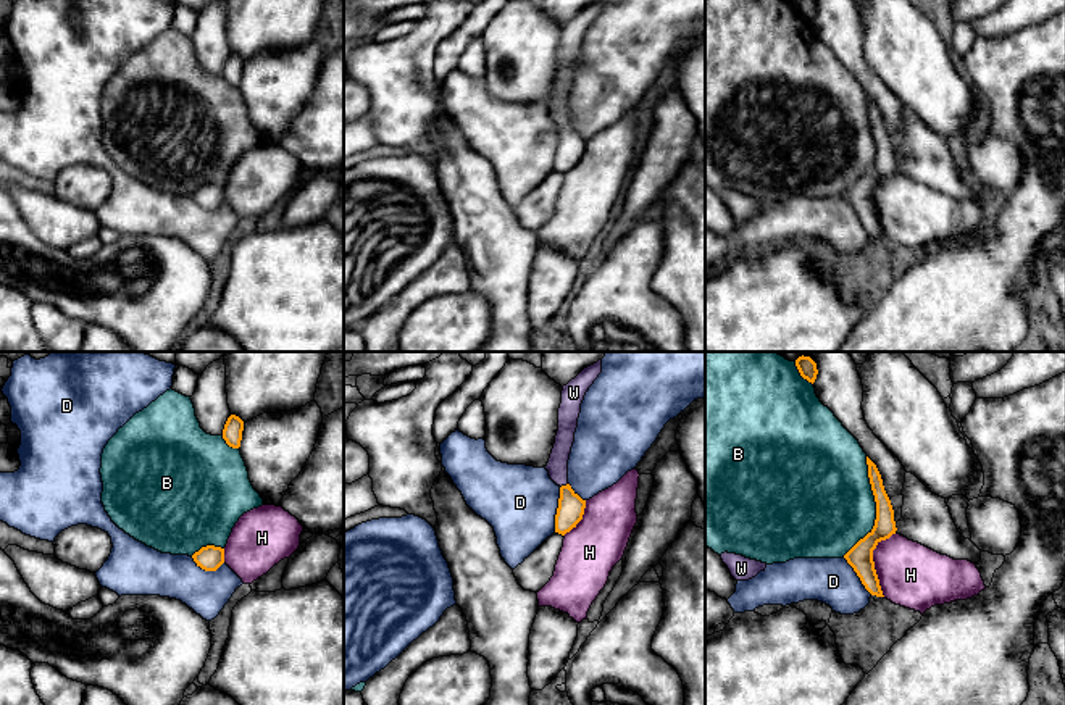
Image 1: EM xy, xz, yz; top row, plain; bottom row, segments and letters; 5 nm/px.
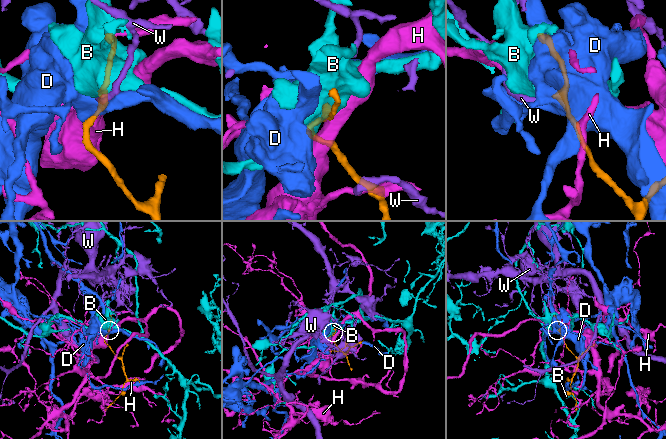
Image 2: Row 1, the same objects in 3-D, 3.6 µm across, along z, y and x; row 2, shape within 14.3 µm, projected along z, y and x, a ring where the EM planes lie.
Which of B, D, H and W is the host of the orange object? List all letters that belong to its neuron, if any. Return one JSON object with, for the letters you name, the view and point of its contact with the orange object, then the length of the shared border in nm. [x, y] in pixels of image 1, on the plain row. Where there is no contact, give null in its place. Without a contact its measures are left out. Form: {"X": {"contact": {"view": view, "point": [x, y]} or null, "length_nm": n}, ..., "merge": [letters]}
{"W": {"contact": {"view": "xz", "point": [563, 125]}, "length_nm": 50}, "merge": ["W"]}

